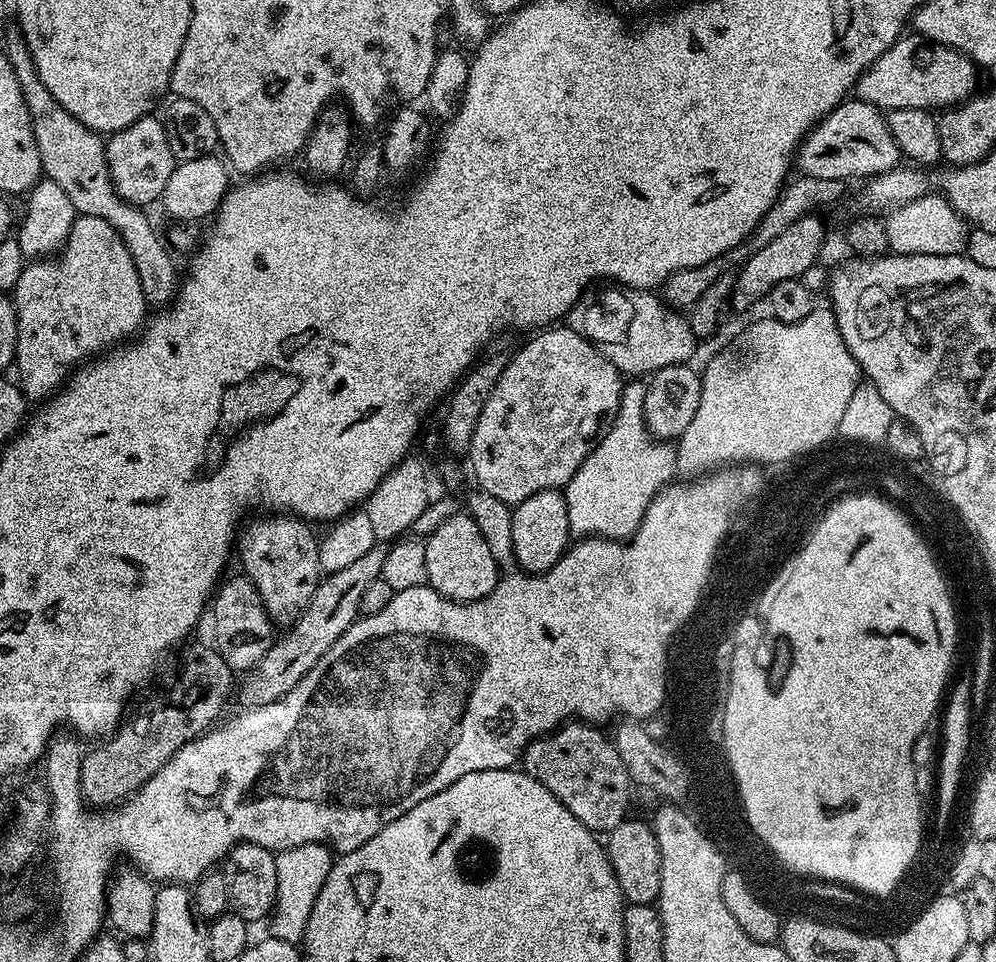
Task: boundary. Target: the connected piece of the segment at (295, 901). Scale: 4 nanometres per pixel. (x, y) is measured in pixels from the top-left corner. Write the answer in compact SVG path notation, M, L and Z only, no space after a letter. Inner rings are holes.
M308 843L277 853L275 877L278 878L278 886L276 887L275 906L269 919L269 922L271 921L269 933L273 939L295 945L303 941L314 902L317 901L318 894L325 885L333 863L333 853L324 844Z

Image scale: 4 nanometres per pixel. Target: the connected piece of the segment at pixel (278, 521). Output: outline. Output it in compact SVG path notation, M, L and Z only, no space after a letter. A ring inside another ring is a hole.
M272 514L269 517L269 520L256 520L253 524L245 523L239 529L238 556L240 552L243 575L257 588L269 619L277 625L291 626L320 585L320 545L309 521L291 514Z

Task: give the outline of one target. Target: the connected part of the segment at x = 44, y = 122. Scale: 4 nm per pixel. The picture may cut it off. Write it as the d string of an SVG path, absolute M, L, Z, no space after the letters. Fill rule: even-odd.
M12 26L2 44L2 50L8 55L10 66L14 70L14 78L18 78L18 86L22 86L22 98L26 98L26 110L30 110L30 118L34 126L34 142L38 142L38 154L42 158L43 175L47 179L58 182L70 202L74 202L77 213L82 216L102 218L114 226L114 230L122 238L126 250L130 250L130 258L134 258L134 270L138 270L138 278L142 282L142 294L149 305L168 306L176 299L181 279L176 276L176 264L172 261L173 253L169 245L156 233L152 220L143 207L128 204L116 192L112 175L108 169L108 149L103 135L78 122L46 90L42 78L38 78L38 70L34 66L34 58L24 41L24 34L19 27Z

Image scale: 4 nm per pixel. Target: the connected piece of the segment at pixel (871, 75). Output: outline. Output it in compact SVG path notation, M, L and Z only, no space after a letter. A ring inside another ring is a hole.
M908 34L897 40L894 46L890 46L890 50L886 50L886 54L882 54L864 71L864 75L856 81L854 92L866 103L881 110L943 110L951 105L961 104L977 91L976 72L977 65L972 63L969 56Z

